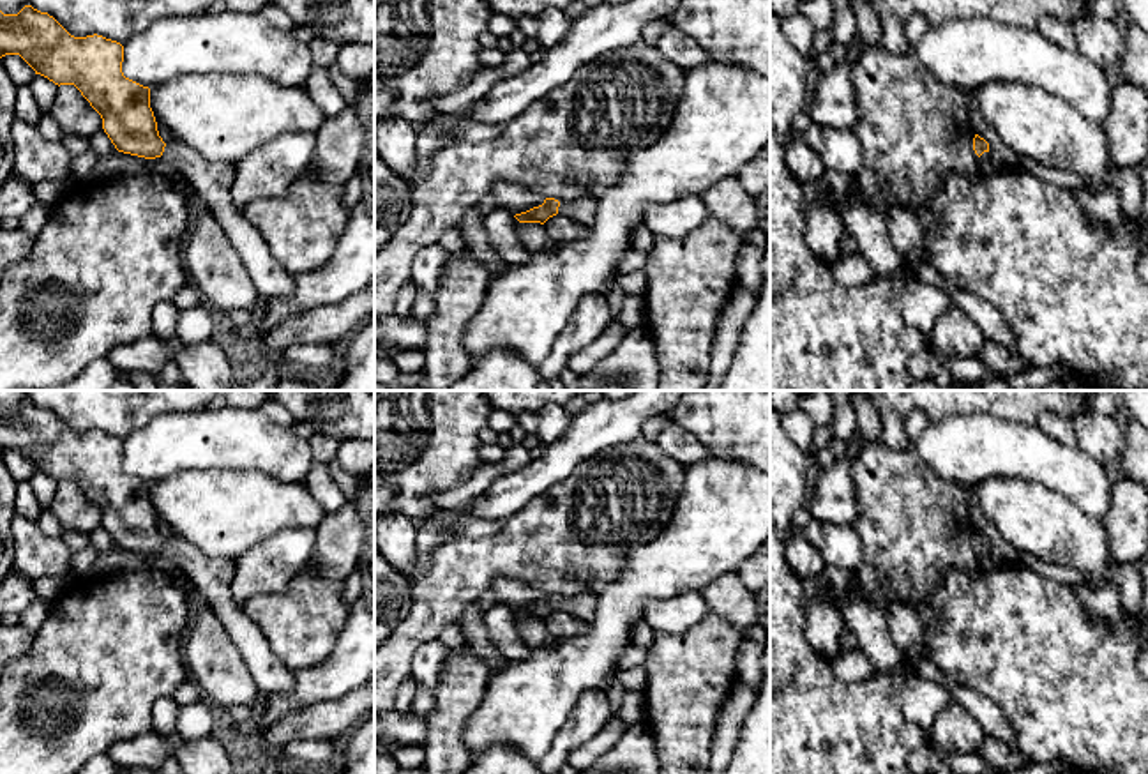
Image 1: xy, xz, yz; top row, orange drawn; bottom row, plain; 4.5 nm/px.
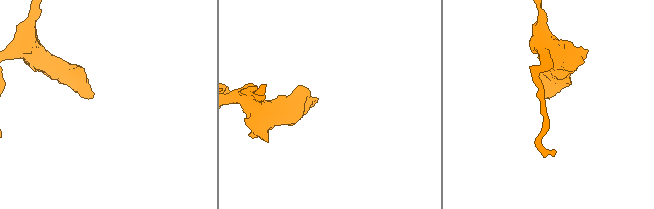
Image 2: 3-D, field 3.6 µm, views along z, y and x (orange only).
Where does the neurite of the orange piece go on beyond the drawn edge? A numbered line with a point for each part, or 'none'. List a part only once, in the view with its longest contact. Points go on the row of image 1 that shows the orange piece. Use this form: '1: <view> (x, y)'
1: xy (212, 182)

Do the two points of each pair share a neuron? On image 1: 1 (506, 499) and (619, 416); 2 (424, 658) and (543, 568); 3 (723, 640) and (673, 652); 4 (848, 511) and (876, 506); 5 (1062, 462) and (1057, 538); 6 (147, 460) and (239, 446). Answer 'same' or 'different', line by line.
1: same
2: different
3: same
4: different
5: different
6: same

